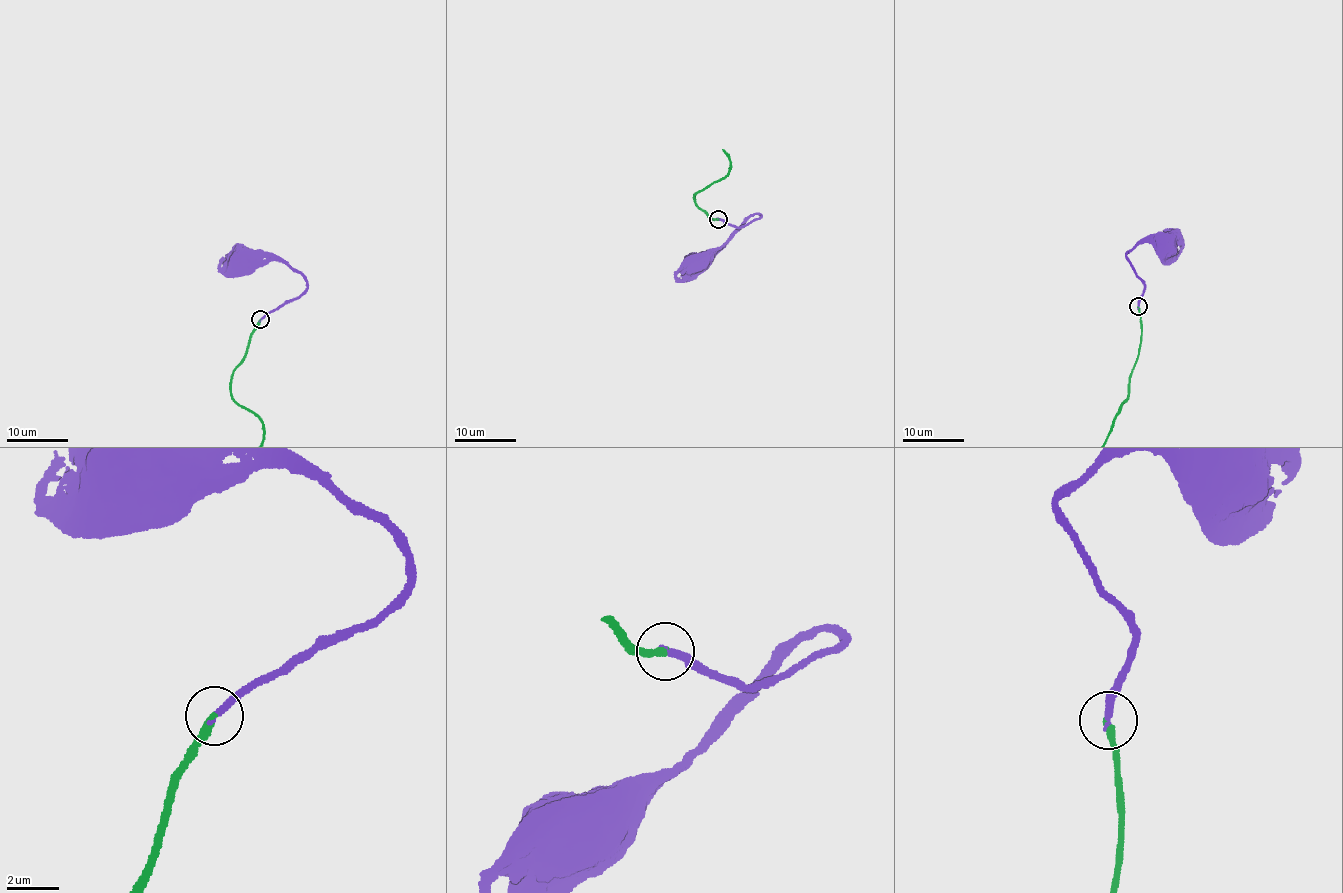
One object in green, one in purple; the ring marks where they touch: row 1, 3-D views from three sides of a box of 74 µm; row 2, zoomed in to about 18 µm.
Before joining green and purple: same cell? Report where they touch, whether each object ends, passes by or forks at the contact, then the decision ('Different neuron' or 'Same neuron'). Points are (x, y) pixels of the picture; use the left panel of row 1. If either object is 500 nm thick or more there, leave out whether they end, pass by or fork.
Place: (260, 319). At the ring green ends. At the ring purple ends. Same neuron

